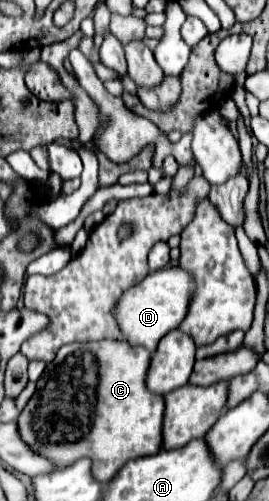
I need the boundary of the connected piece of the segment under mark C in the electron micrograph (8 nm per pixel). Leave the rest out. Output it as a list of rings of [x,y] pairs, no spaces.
[[[102,339],[102,341],[90,341],[90,343],[68,343],[64,347],[60,347],[58,355],[54,361],[50,361],[42,373],[42,377],[36,381],[36,393],[30,397],[30,401],[26,403],[26,407],[22,409],[20,417],[18,417],[18,433],[22,435],[22,441],[28,447],[34,447],[34,451],[38,451],[38,455],[46,455],[46,459],[50,459],[54,465],[58,467],[66,467],[82,457],[90,457],[92,459],[92,475],[94,479],[98,479],[100,483],[110,483],[112,477],[118,473],[118,469],[130,461],[130,459],[138,459],[138,457],[146,457],[146,455],[154,455],[160,451],[162,447],[162,415],[164,415],[164,399],[162,395],[154,395],[146,389],[146,371],[150,365],[150,351],[144,347],[130,347],[126,341],[110,341],[110,339]]]

